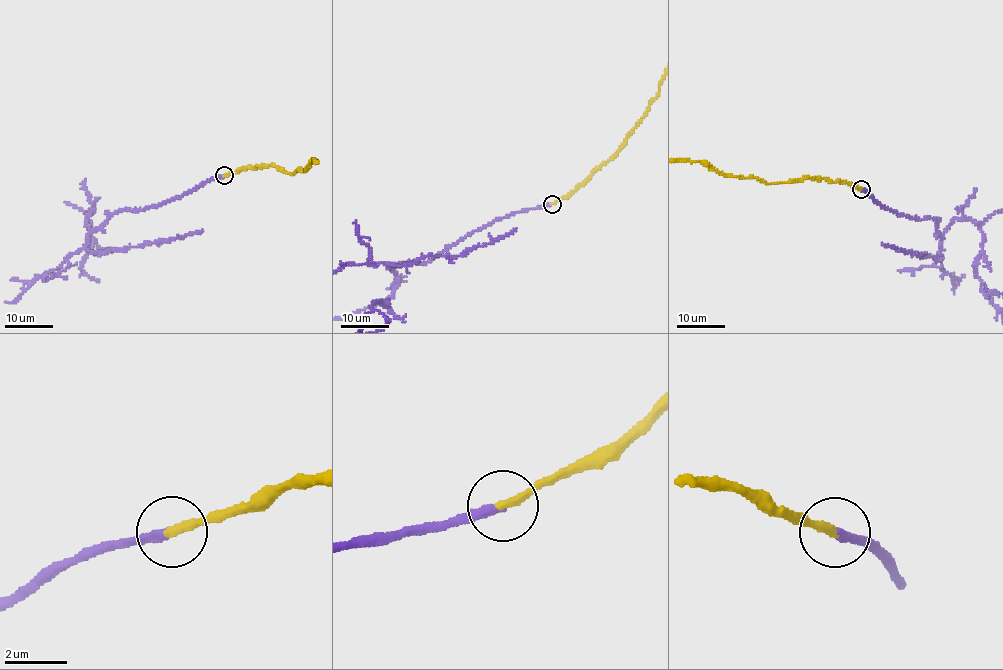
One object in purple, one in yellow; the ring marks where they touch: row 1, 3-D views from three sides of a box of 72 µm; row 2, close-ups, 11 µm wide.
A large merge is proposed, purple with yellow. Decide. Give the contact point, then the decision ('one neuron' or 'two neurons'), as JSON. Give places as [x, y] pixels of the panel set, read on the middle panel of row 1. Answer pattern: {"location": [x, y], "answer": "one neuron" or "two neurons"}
{"location": [552, 204], "answer": "one neuron"}

